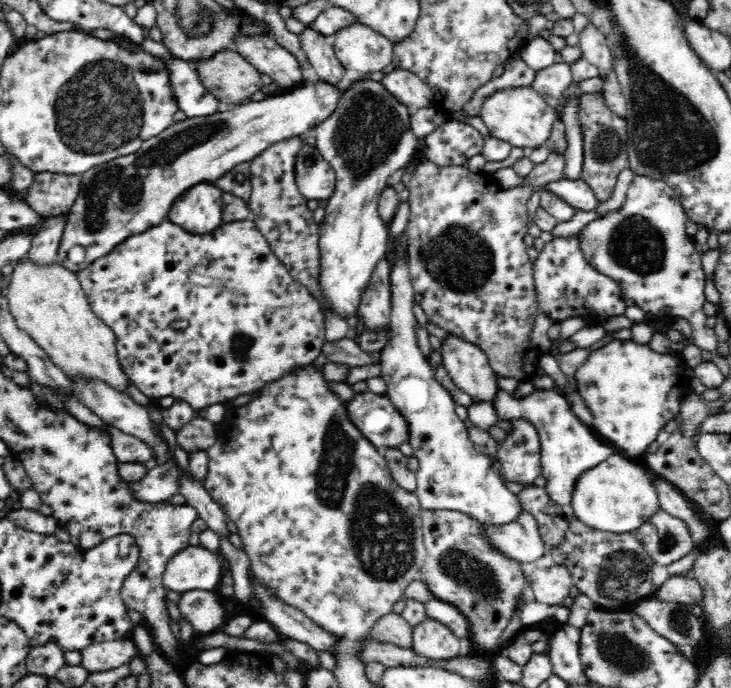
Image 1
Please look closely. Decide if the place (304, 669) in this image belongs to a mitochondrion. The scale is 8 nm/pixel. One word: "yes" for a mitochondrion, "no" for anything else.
no

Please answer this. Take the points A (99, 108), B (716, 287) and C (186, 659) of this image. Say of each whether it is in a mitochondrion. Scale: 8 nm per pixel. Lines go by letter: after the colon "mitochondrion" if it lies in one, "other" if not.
A: mitochondrion
B: other
C: other

